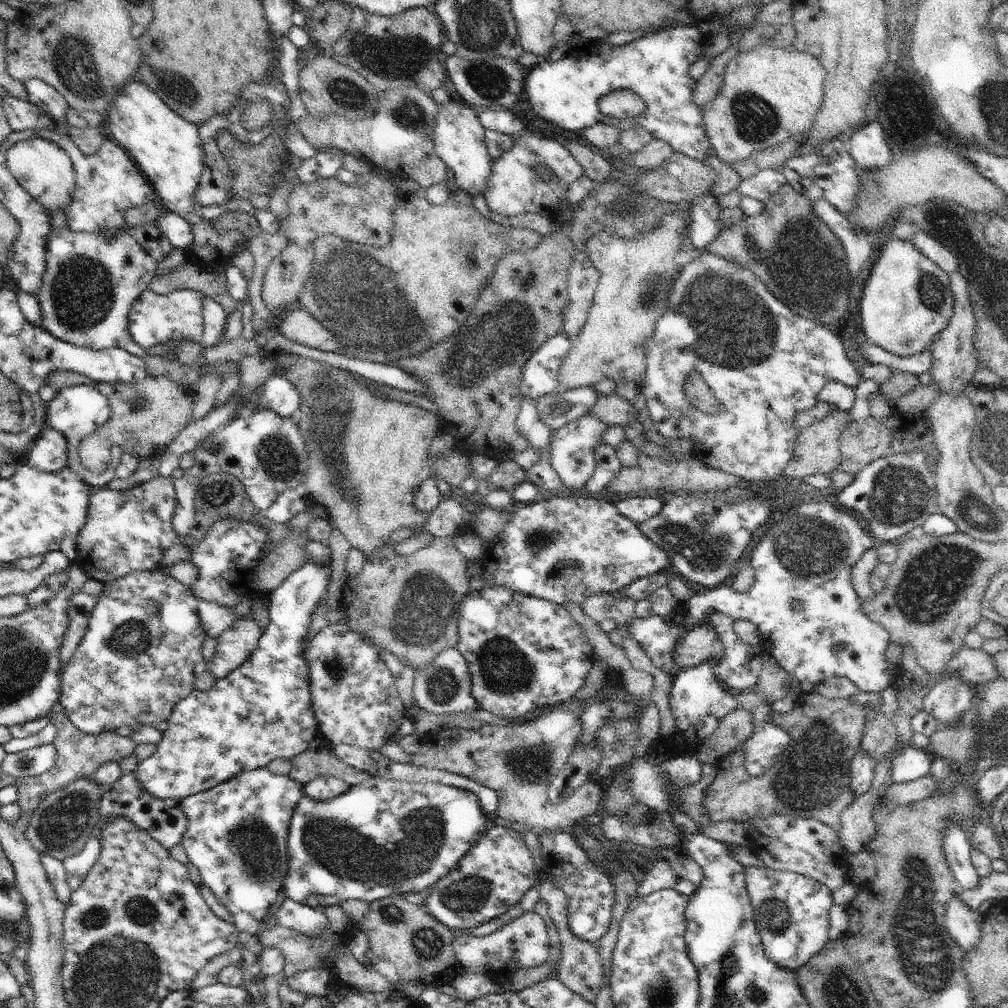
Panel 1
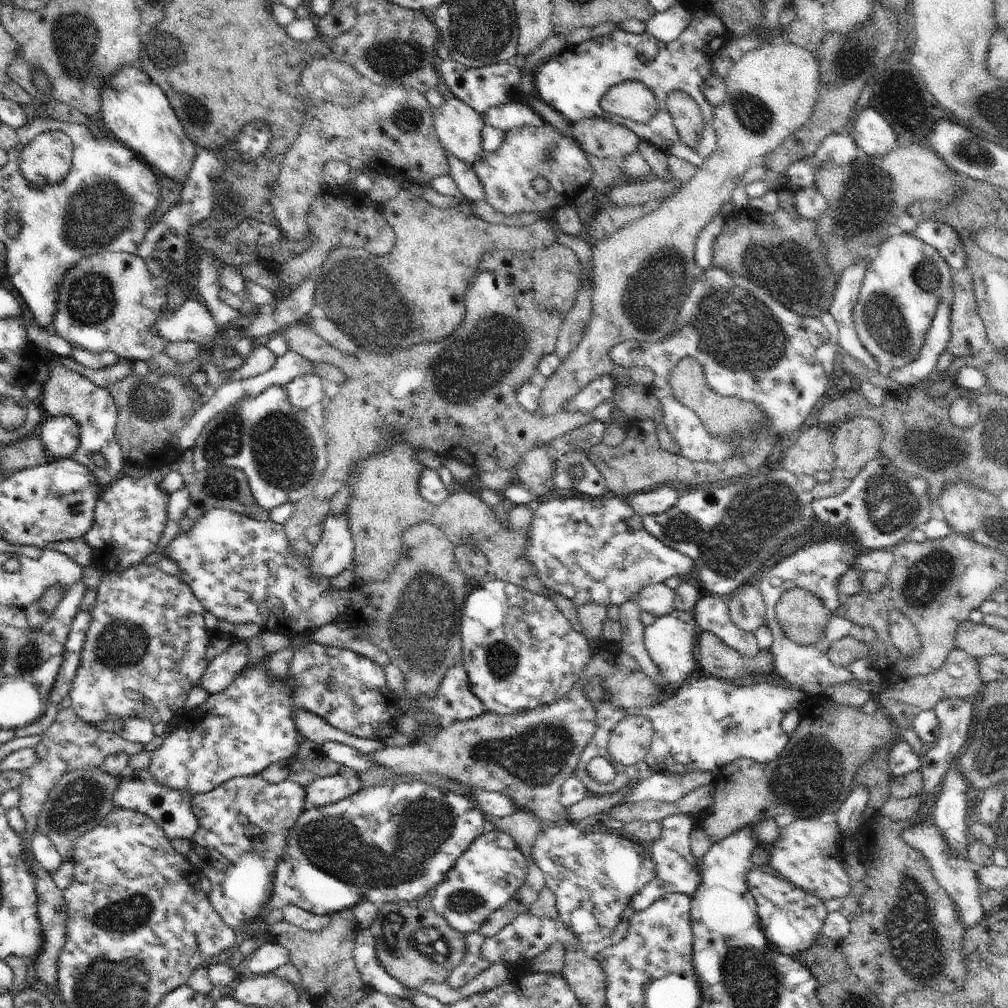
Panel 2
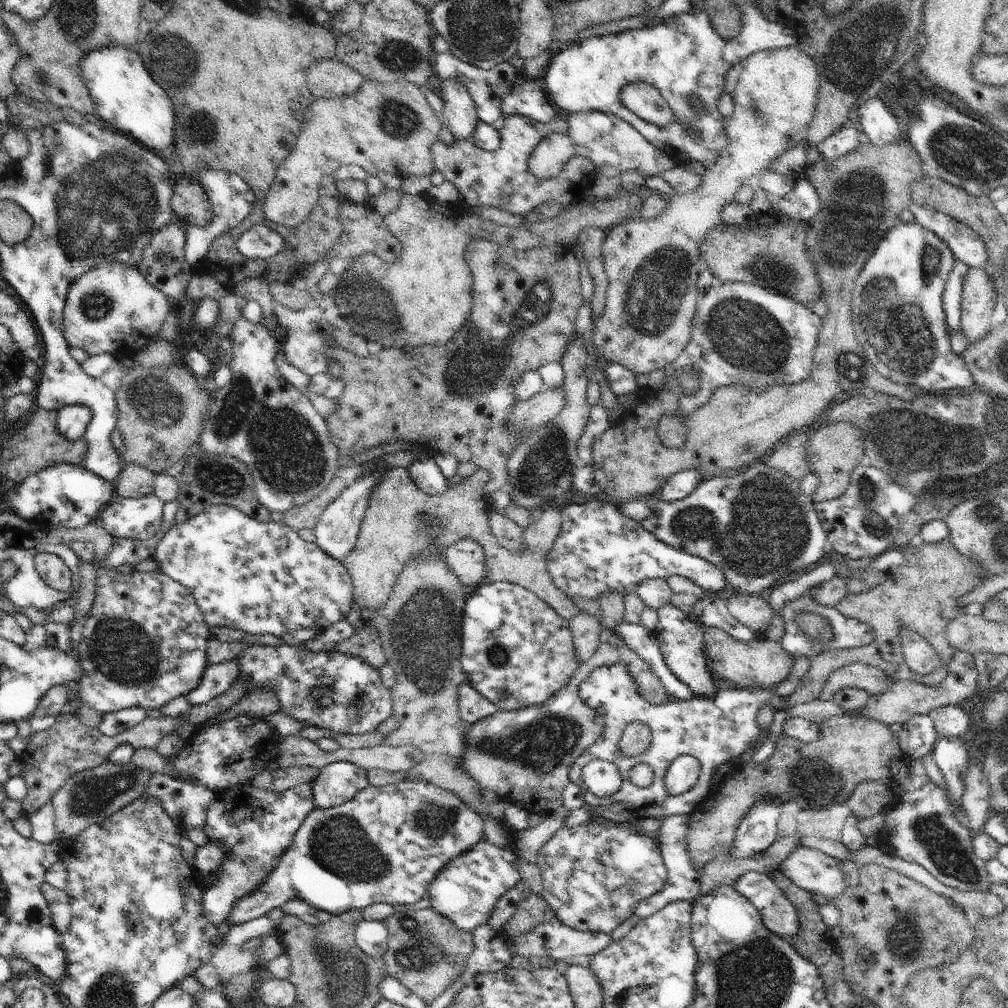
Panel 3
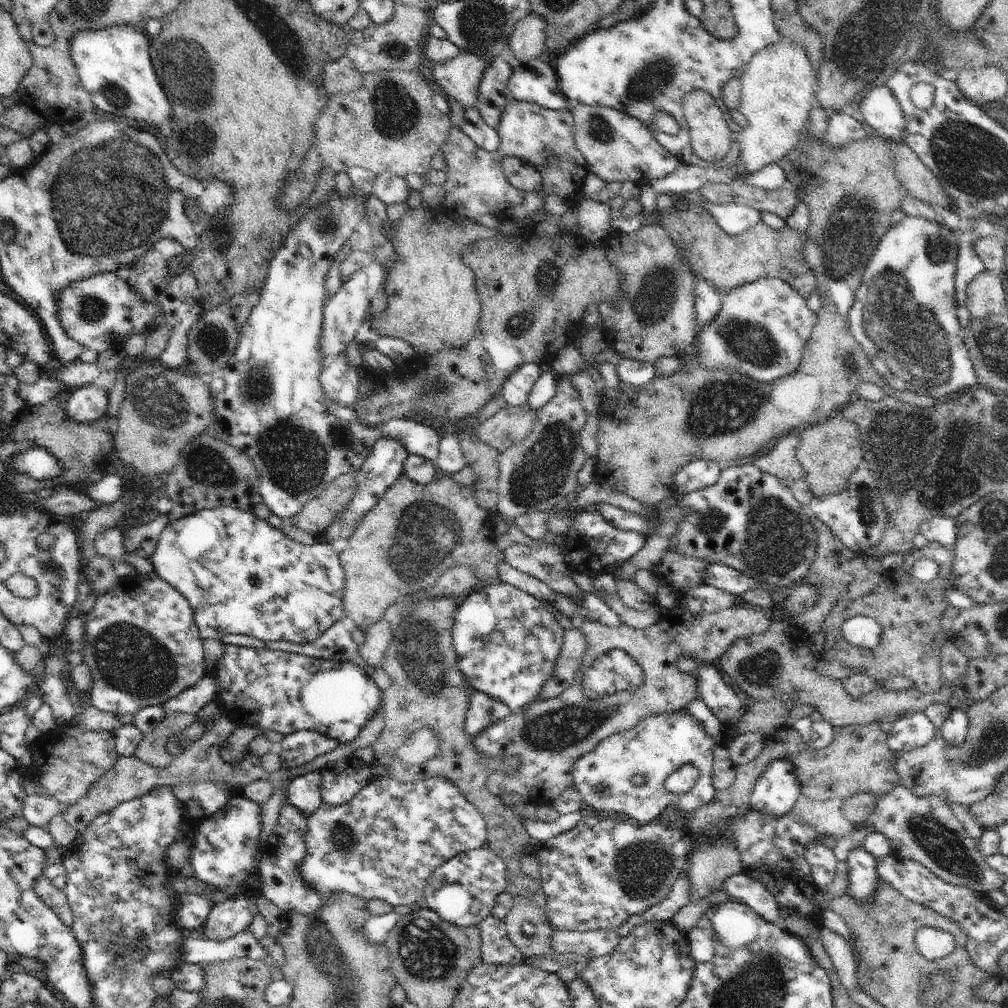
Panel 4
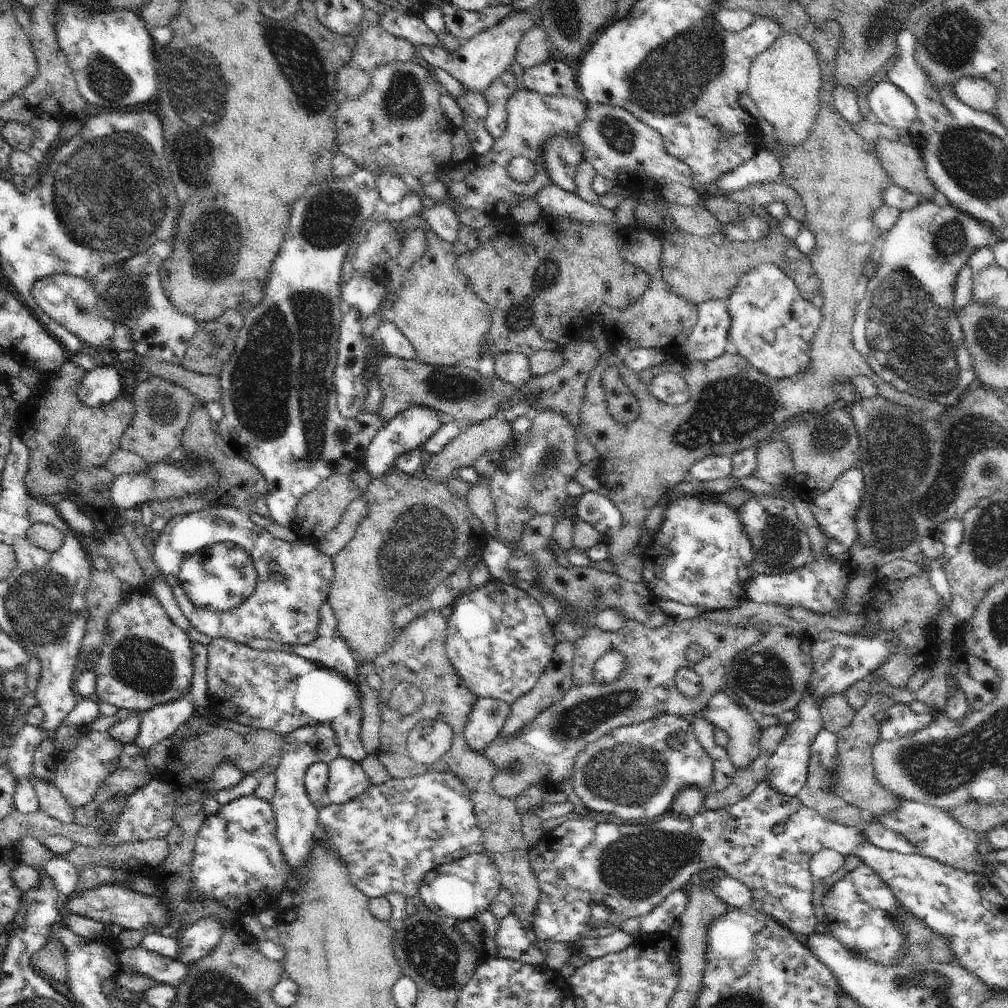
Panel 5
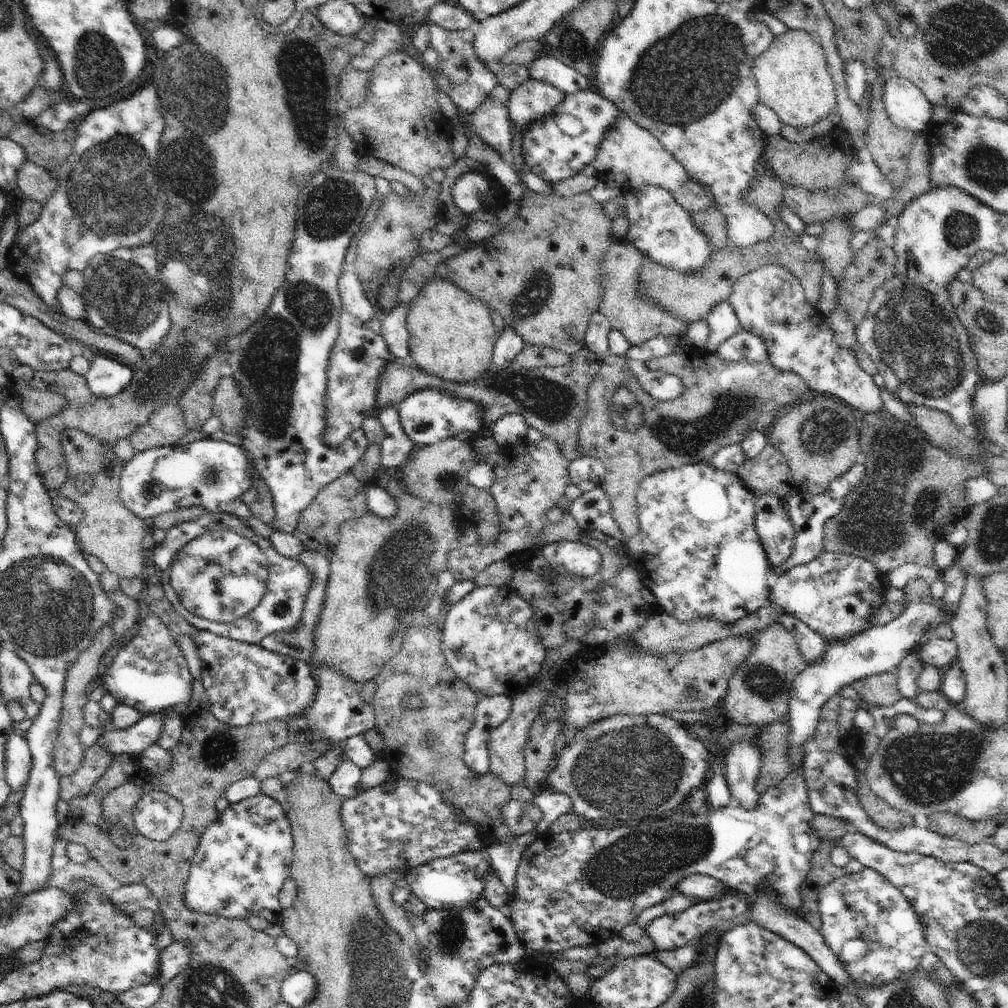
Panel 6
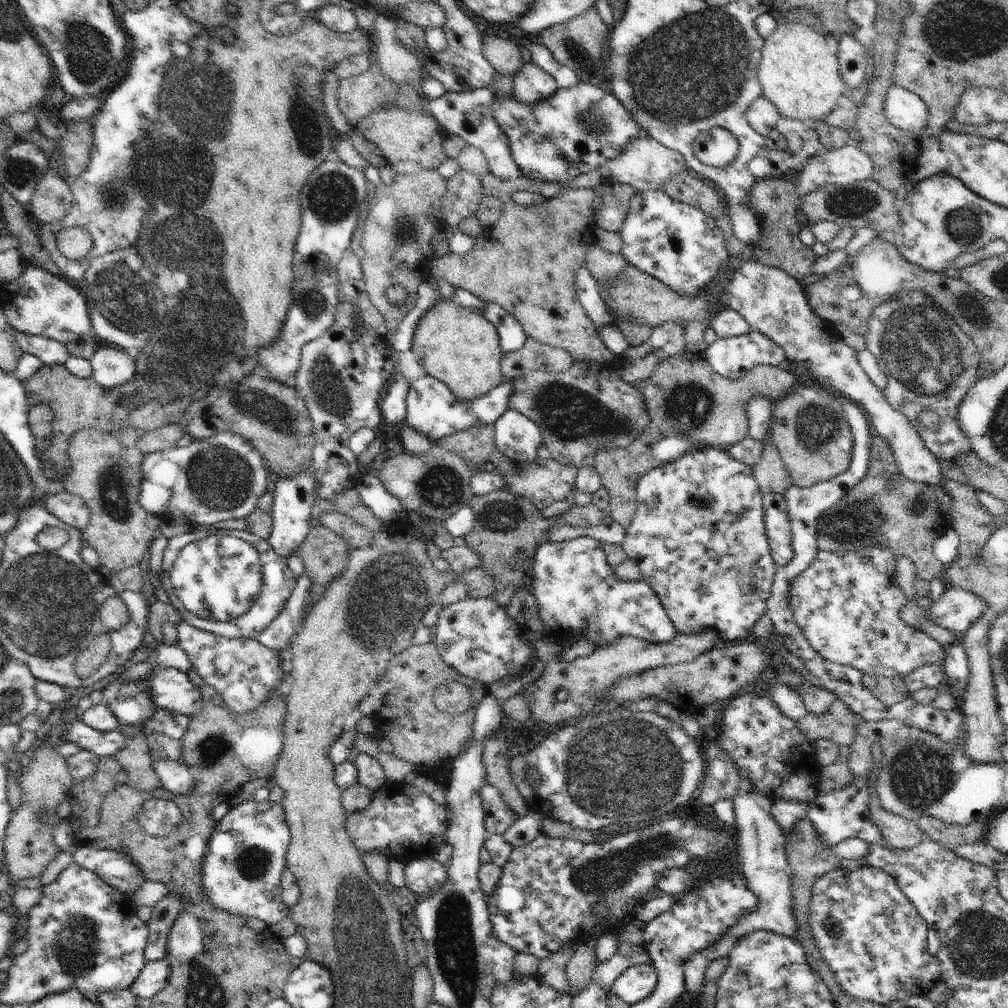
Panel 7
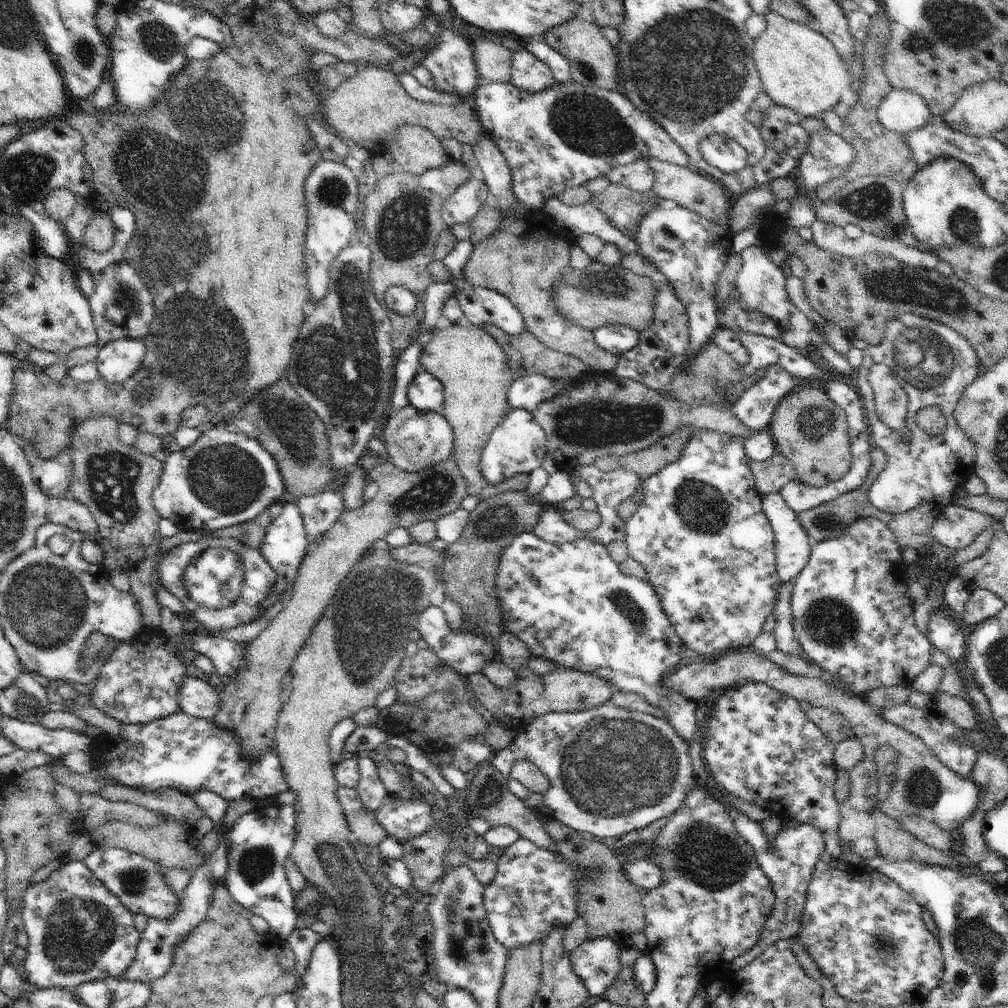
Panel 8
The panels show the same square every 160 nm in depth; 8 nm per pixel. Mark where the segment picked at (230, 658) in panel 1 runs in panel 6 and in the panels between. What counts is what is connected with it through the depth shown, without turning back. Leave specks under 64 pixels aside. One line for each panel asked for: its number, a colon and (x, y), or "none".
2: (221, 672)
3: (216, 679)
4: (190, 701)
5: (157, 724)
6: (137, 738)

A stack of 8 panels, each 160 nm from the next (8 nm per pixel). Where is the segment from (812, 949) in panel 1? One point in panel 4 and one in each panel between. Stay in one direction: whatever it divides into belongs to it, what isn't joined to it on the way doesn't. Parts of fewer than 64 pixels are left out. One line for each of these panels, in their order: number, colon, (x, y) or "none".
2: (791, 918)
3: (778, 914)
4: (742, 889)

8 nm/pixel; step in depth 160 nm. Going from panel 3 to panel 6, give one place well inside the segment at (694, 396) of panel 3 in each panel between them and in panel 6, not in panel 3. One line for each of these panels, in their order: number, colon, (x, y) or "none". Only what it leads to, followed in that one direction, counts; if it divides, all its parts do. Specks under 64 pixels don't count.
4: (763, 326)
5: (772, 326)
6: (769, 301)

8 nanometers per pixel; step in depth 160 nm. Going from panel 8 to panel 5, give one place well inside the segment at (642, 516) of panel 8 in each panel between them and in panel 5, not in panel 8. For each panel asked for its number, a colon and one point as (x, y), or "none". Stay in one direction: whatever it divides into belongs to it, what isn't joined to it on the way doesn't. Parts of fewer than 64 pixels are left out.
5: (700, 554)
6: (697, 549)
7: (698, 536)

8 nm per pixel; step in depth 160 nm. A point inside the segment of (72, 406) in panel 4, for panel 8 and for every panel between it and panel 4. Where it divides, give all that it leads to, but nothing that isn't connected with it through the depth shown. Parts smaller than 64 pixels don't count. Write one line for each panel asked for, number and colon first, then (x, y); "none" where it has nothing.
5: (101, 385)
6: (107, 376)
7: (112, 367)
8: (117, 361)

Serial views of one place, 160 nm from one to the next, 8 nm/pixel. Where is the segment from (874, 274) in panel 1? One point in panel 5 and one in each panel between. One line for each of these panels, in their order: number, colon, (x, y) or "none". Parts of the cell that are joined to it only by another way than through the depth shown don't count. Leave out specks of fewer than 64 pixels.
2: (903, 285)
3: (898, 316)
4: (904, 318)
5: (905, 326)

